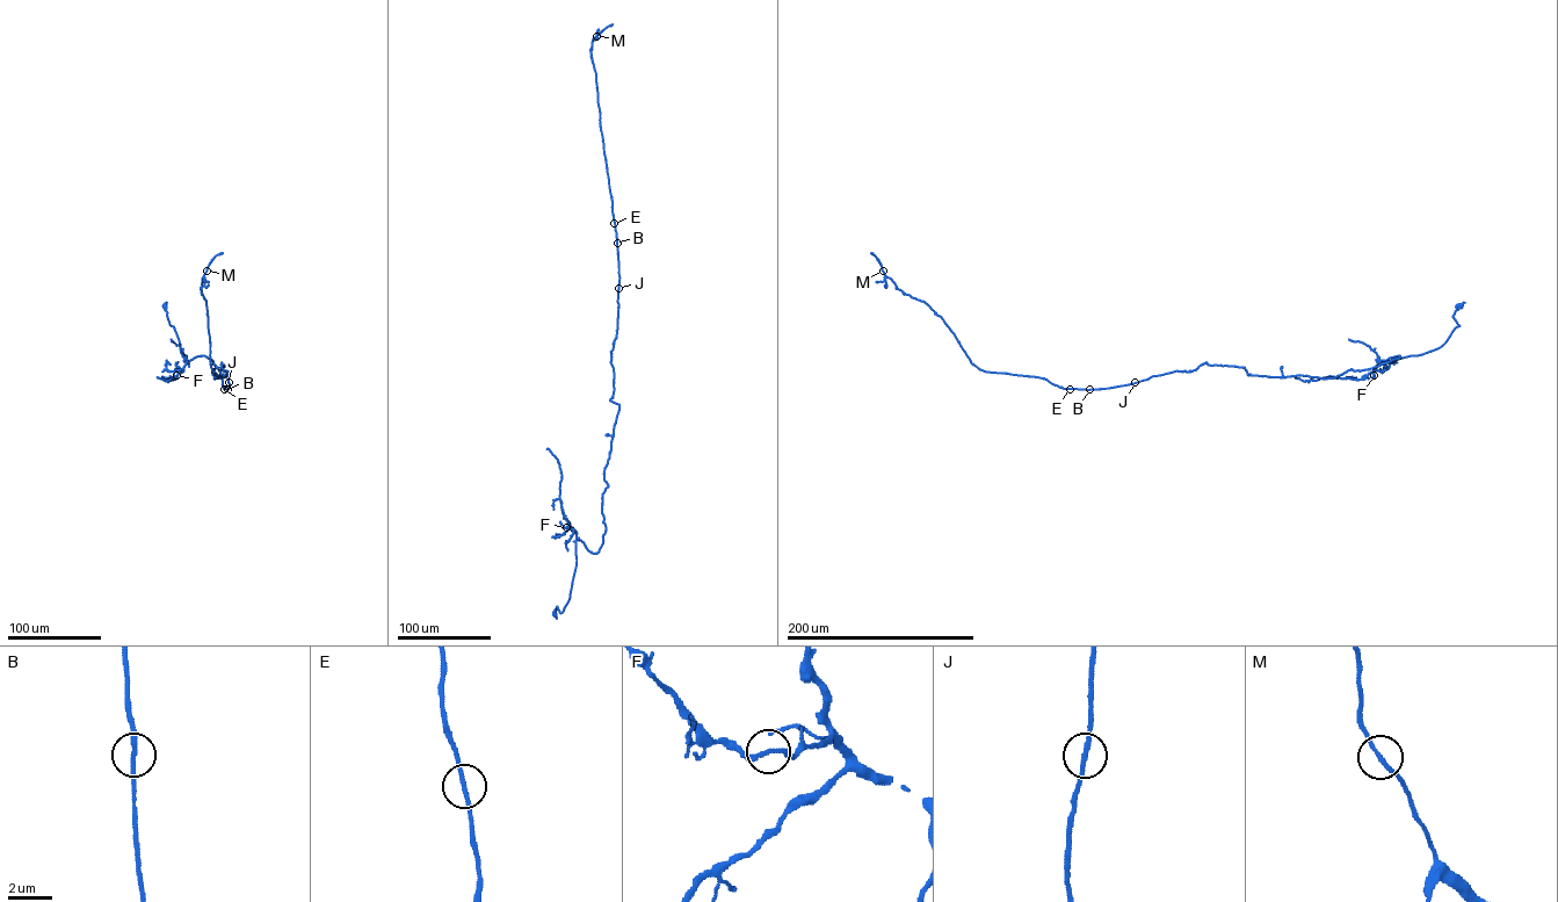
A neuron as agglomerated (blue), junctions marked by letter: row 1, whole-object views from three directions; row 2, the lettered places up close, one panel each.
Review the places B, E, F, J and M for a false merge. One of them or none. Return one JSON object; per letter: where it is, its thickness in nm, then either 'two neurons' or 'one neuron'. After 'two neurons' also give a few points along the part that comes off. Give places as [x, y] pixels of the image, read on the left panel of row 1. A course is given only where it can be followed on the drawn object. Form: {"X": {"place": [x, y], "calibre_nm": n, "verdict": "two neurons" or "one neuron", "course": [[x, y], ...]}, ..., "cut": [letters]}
{"B": {"place": [227, 389], "calibre_nm": 190, "verdict": "one neuron"}, "E": {"place": [224, 389], "calibre_nm": 190, "verdict": "one neuron"}, "F": {"place": [176, 375], "calibre_nm": 170, "verdict": "one neuron"}, "J": {"place": [229, 382], "calibre_nm": 190, "verdict": "one neuron"}, "M": {"place": [207, 271], "calibre_nm": 190, "verdict": "one neuron"}, "cut": []}

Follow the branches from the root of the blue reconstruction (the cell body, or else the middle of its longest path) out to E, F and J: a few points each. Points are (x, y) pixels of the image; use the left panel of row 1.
E: (164, 305), (186, 361), (210, 359), (215, 379), (229, 375), (220, 374), (222, 362), (229, 376), (224, 389)
F: (164, 305), (187, 356), (186, 363), (176, 375)
J: (164, 305), (186, 361), (210, 359), (215, 379), (229, 375), (220, 374), (222, 362), (229, 382)

